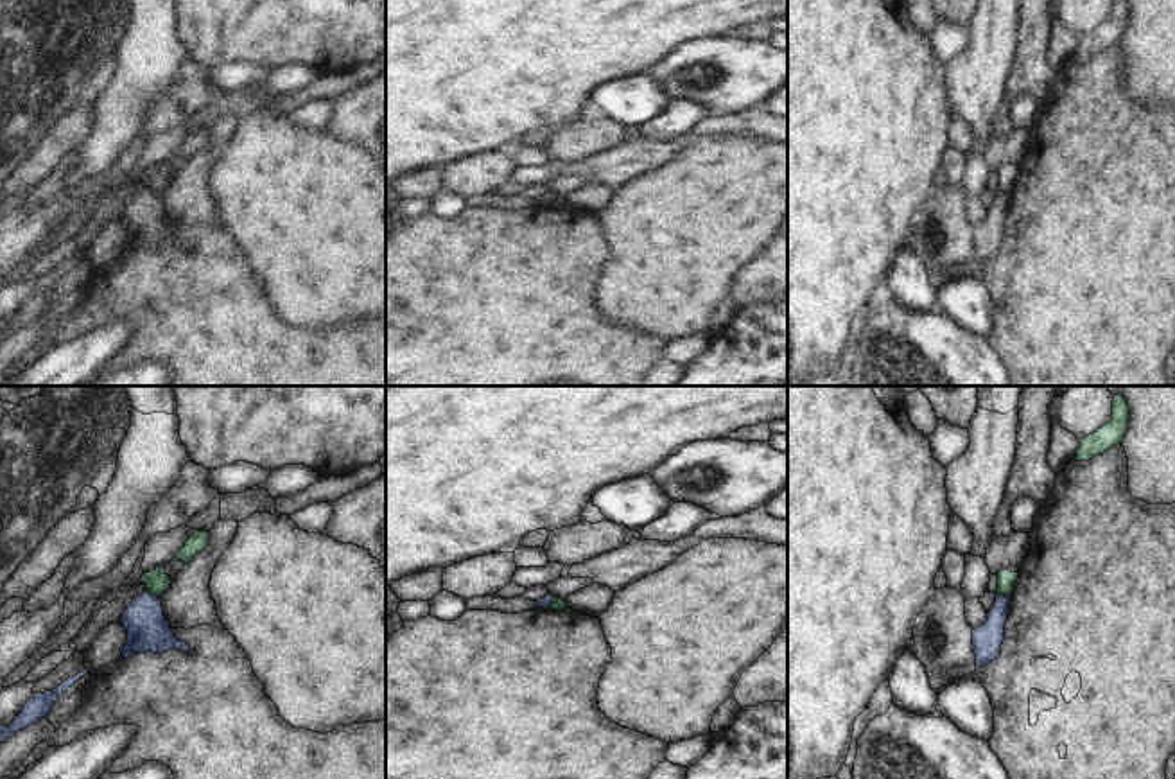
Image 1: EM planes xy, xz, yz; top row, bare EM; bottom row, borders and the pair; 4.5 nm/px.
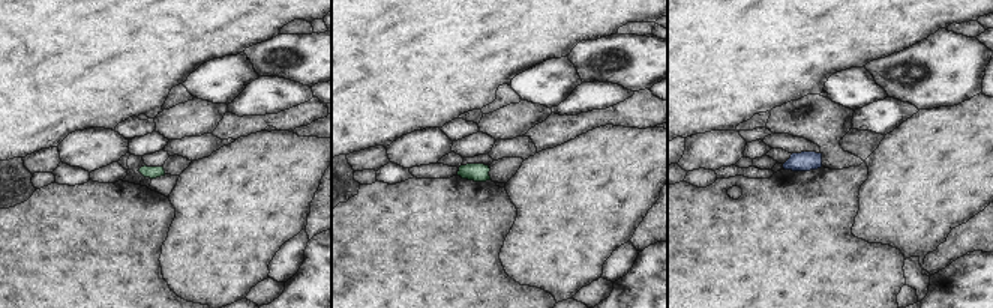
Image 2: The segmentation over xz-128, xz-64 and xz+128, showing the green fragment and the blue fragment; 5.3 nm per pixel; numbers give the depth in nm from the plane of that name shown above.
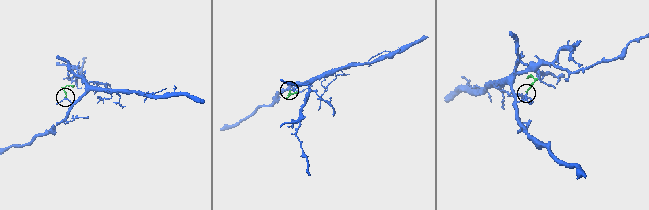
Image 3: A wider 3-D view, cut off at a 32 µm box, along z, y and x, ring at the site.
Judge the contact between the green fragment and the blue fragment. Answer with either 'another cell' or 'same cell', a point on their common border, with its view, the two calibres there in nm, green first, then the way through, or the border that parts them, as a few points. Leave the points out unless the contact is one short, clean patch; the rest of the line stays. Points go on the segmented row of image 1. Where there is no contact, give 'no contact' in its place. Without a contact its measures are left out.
another cell; meets green in yz at (1003, 595); 90 nm thick on the green side, 140 nm on the other; border along yz (998, 593), (1009, 598)

